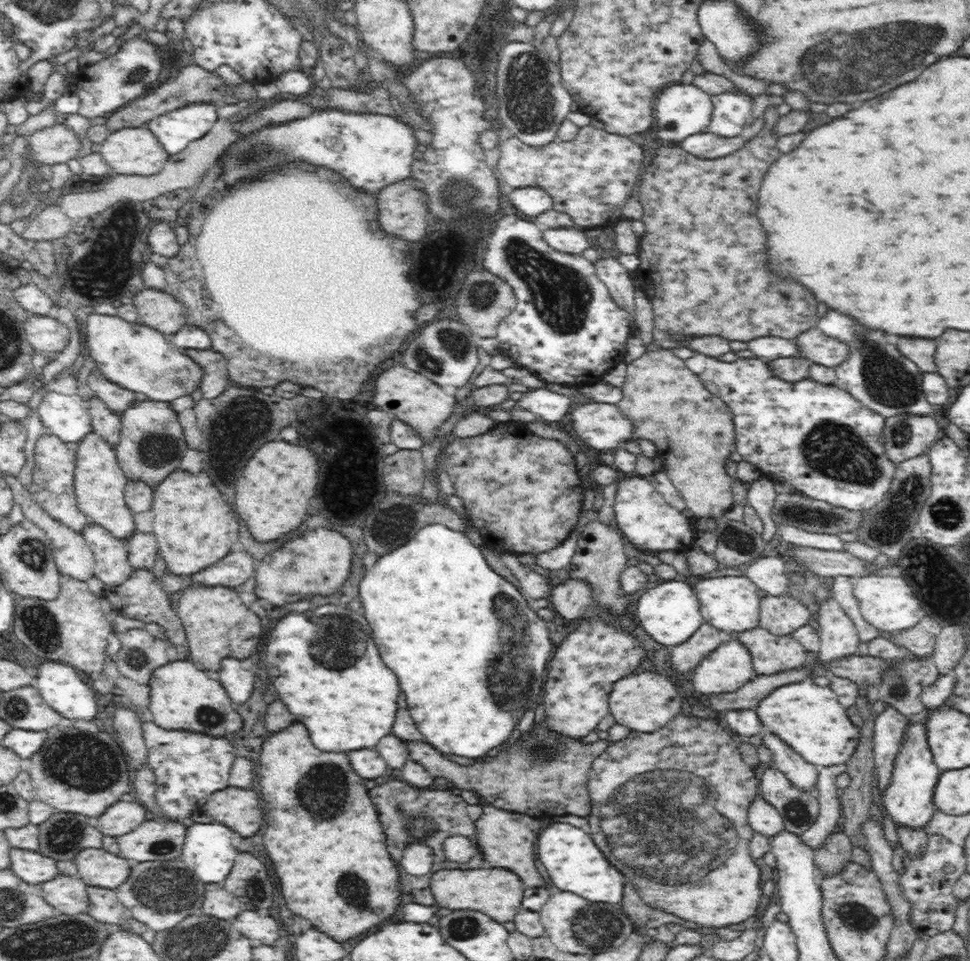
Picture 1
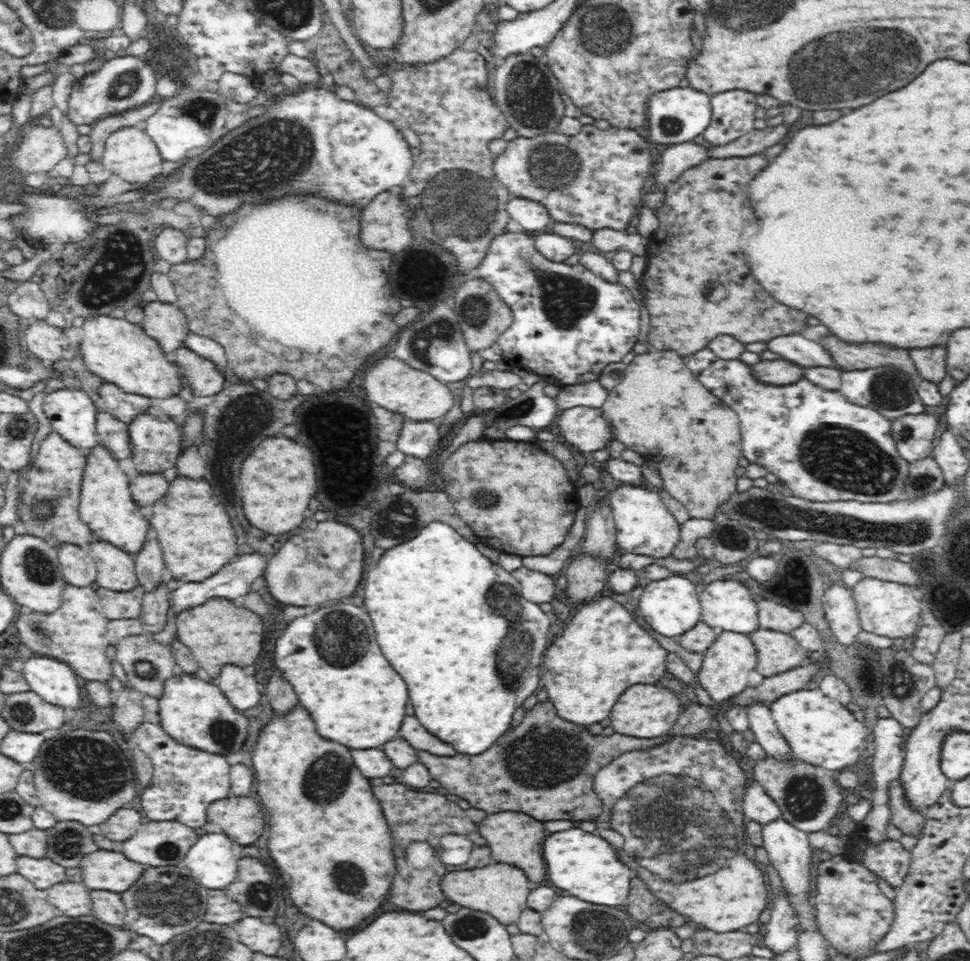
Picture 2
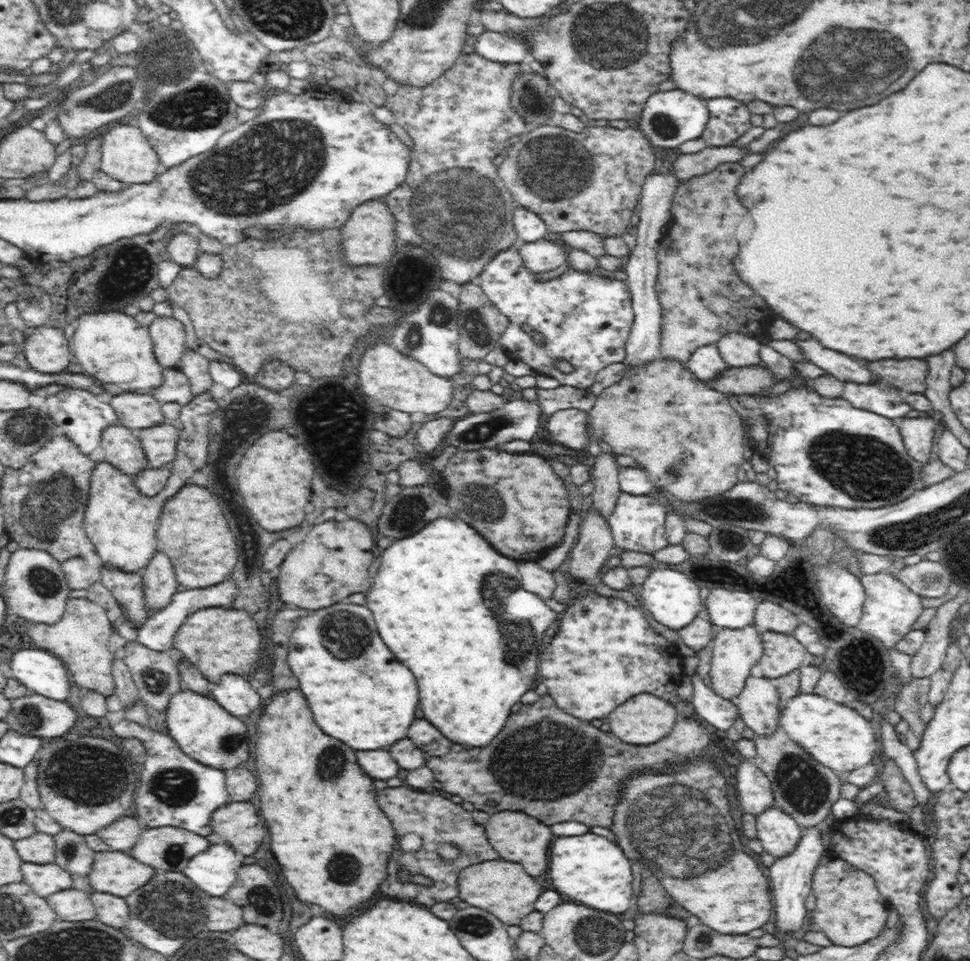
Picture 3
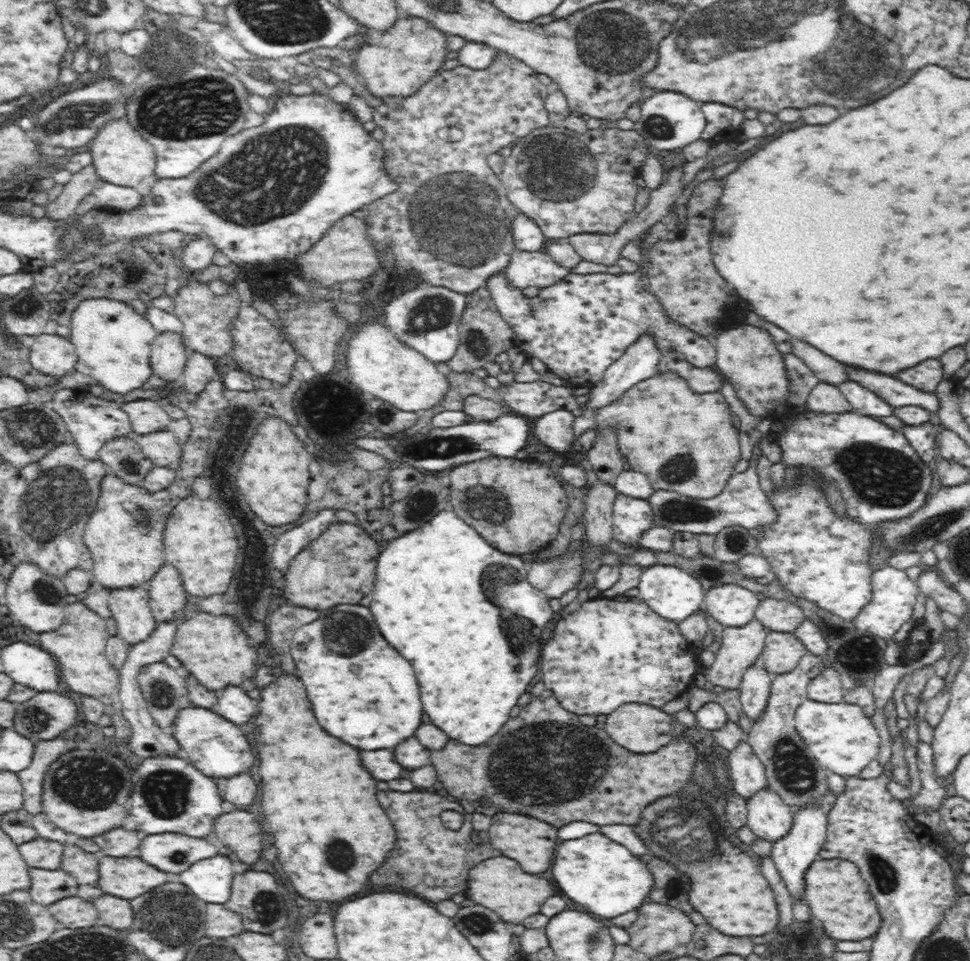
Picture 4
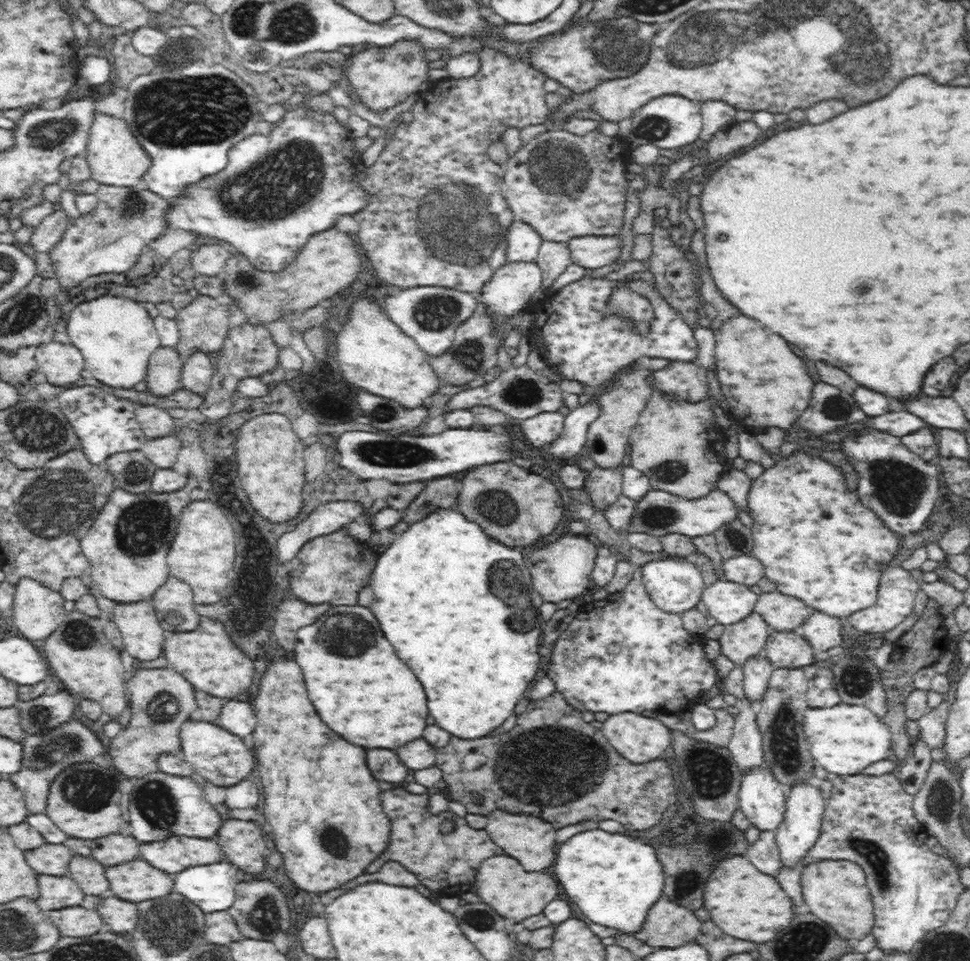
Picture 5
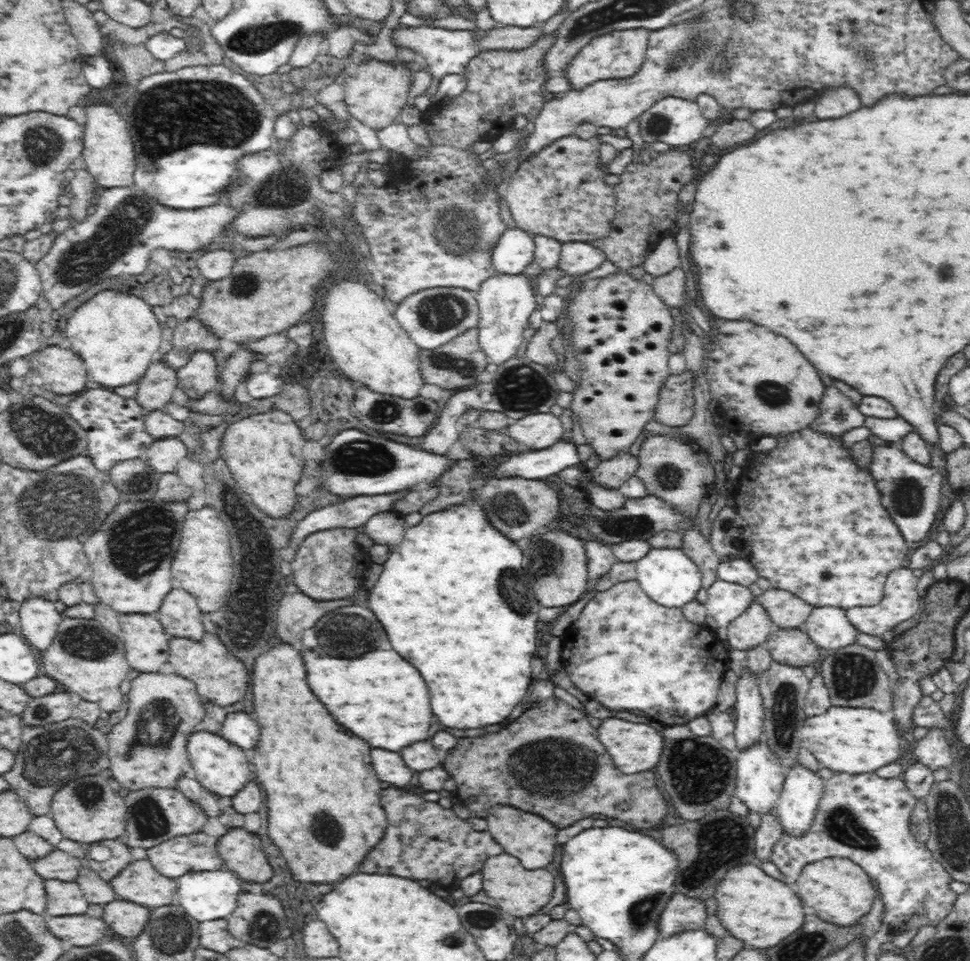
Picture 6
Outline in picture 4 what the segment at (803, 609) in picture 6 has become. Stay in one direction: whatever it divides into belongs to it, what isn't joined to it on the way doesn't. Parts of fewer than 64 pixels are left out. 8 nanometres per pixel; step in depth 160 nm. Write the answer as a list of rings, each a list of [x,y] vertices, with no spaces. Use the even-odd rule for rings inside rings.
[[[766,597],[759,602],[755,618],[768,630],[773,632],[792,633],[806,618],[802,609],[793,601],[778,600]]]

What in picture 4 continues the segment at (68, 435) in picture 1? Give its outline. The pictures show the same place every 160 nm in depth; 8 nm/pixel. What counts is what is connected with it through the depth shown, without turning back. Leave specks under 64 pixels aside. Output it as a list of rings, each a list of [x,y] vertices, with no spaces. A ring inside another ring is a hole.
[[[76,388],[55,391],[51,405],[52,411],[56,411],[56,414],[60,415],[66,423],[73,442],[78,445],[81,455],[88,460],[98,459],[100,447],[104,446],[110,438],[124,436],[124,434],[135,435],[132,425],[130,425],[129,416],[119,403],[102,400],[102,397],[94,396],[85,390]]]

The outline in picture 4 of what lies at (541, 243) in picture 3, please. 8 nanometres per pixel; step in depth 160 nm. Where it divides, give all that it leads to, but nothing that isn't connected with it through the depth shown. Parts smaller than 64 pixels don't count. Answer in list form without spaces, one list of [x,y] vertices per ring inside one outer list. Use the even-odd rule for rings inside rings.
[[[544,249],[518,250],[511,253],[505,268],[504,278],[511,286],[525,289],[526,286],[539,286],[546,289],[570,274],[571,269],[560,266]]]

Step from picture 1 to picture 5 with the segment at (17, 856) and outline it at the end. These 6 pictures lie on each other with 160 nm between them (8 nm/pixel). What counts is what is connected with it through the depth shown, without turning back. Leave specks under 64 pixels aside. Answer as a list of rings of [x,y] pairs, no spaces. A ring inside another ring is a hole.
[[[39,875],[40,896],[36,901],[43,911],[61,911],[62,908],[82,906],[85,894],[71,877]]]

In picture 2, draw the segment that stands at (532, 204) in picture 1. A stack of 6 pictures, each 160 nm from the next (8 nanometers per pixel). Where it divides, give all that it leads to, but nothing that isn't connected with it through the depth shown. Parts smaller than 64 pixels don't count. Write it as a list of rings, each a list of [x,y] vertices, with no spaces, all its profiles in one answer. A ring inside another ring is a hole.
[[[510,197],[506,209],[512,220],[516,220],[527,234],[545,232],[552,223],[547,208],[532,199]]]

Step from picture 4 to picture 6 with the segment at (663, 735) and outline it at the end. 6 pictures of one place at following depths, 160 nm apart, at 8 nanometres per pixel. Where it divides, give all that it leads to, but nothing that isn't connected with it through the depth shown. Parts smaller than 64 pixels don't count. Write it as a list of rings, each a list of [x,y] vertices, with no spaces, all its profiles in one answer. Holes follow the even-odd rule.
[[[620,718],[604,719],[597,728],[597,737],[605,751],[610,755],[611,762],[623,775],[633,775],[640,772],[653,770],[659,761],[663,738],[660,728],[648,722],[631,722]]]

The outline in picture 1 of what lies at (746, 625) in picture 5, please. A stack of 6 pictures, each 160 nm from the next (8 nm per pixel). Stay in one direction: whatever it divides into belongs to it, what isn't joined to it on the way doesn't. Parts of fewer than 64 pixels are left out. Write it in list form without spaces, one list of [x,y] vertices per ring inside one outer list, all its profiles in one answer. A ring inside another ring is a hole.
[[[740,639],[730,640],[721,642],[694,669],[693,685],[697,693],[721,695],[736,692],[756,676],[749,649]]]

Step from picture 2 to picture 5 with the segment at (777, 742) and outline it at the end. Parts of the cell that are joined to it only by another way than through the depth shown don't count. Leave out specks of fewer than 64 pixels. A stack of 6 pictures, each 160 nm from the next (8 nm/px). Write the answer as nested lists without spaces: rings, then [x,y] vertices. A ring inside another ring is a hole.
[[[764,653],[750,655],[742,664],[744,694],[750,701],[758,704],[765,693],[768,679],[776,666],[767,659]]]

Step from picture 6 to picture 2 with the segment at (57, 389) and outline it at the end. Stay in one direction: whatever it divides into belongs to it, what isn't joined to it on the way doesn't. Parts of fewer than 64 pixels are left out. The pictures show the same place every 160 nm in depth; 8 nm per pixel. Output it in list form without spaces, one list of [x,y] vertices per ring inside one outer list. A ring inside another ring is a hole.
[[[44,319],[31,320],[22,339],[32,354],[52,363],[61,360],[64,350],[69,347],[69,339],[63,329],[46,323]]]

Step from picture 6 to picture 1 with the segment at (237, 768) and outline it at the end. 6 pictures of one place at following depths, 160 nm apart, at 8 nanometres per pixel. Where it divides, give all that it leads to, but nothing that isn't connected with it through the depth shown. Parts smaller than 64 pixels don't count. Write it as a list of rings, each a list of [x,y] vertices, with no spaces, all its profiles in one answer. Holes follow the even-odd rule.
[[[188,658],[168,661],[158,666],[150,680],[149,709],[153,722],[168,730],[186,730],[200,732],[204,735],[225,738],[228,734],[242,728],[242,717],[232,709],[227,690],[218,679],[208,677],[205,671],[199,669]]]

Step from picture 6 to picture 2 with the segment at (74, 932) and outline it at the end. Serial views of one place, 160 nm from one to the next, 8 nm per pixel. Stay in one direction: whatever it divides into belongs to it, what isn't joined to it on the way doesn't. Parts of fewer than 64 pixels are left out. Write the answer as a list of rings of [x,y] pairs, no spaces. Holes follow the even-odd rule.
[[[64,880],[45,891],[46,900],[50,901],[51,906],[55,907],[59,914],[72,916],[72,918],[91,914],[90,890],[82,882]]]

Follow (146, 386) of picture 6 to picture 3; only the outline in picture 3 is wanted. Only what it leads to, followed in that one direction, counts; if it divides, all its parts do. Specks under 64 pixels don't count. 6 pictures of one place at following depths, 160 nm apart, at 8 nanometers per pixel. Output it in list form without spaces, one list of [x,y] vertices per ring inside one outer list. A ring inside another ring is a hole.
[[[158,316],[147,326],[153,351],[163,368],[176,368],[186,347],[184,324],[172,316]]]

